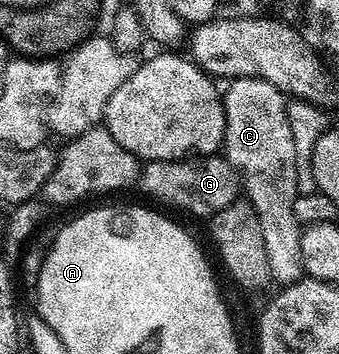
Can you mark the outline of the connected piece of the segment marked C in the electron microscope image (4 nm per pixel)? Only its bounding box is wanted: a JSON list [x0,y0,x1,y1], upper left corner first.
[223,78,304,284]

